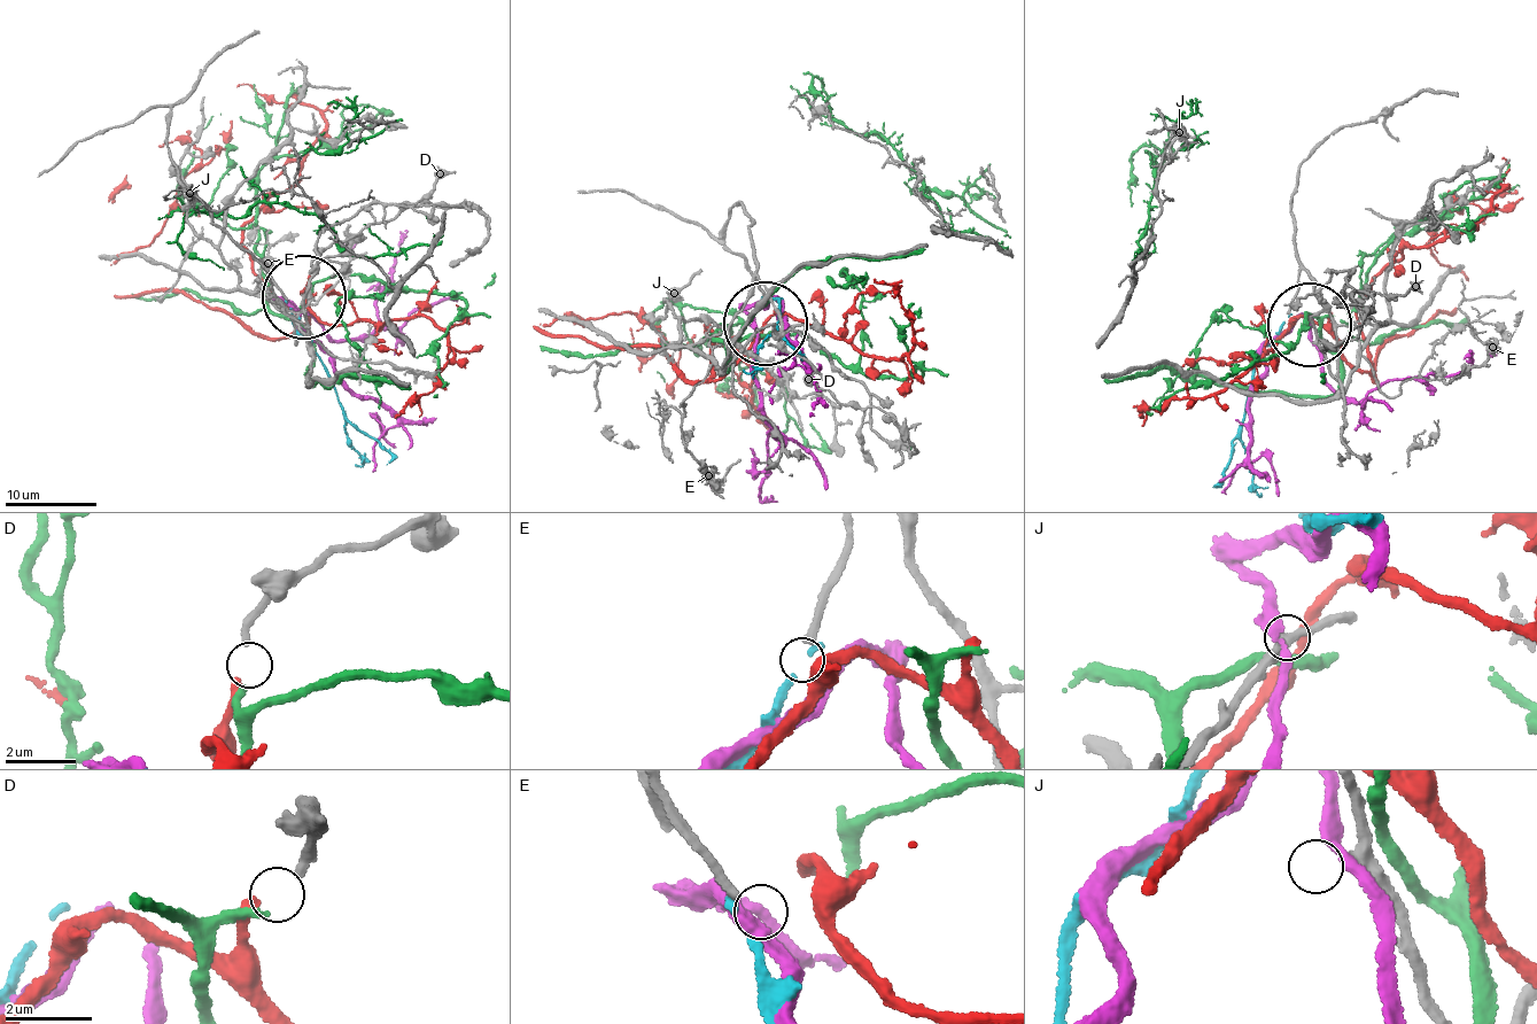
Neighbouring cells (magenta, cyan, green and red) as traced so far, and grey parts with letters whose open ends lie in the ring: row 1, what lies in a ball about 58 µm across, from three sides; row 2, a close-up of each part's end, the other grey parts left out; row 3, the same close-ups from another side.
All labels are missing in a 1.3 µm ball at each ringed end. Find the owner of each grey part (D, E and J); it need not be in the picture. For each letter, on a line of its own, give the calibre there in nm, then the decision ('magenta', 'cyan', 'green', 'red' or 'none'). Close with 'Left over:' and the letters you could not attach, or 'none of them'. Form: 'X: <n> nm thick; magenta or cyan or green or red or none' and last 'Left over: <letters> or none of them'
D: 240 nm thick; red
E: 200 nm thick; none
J: 240 nm thick; none
Left over: E, J

